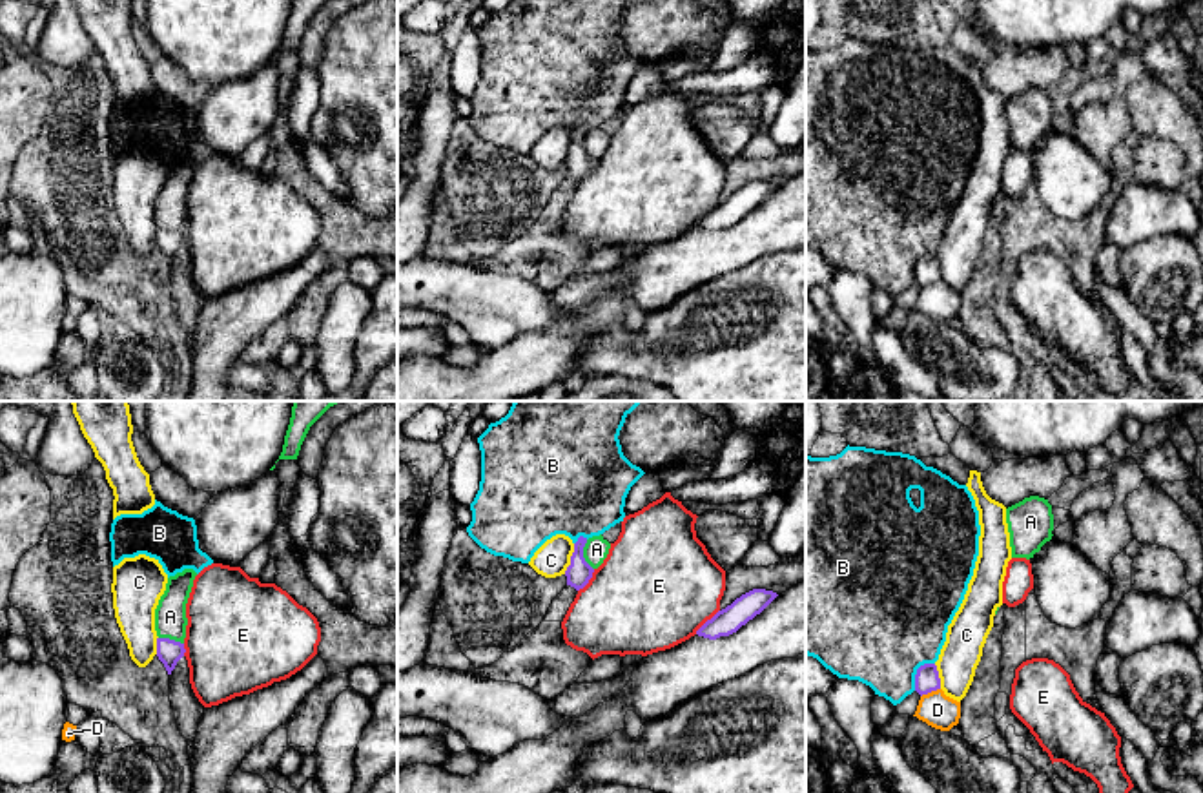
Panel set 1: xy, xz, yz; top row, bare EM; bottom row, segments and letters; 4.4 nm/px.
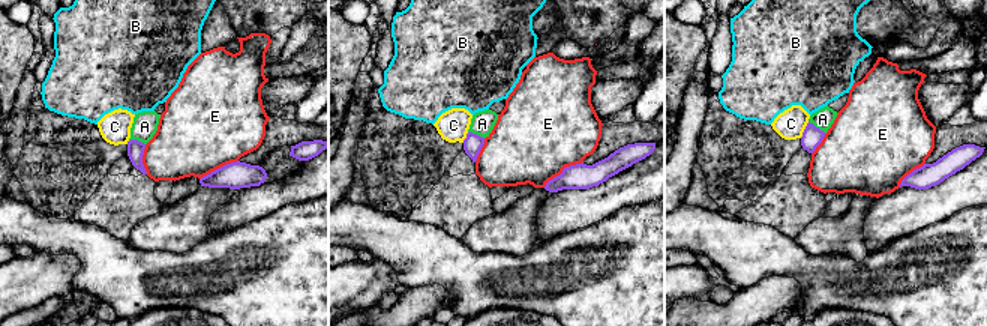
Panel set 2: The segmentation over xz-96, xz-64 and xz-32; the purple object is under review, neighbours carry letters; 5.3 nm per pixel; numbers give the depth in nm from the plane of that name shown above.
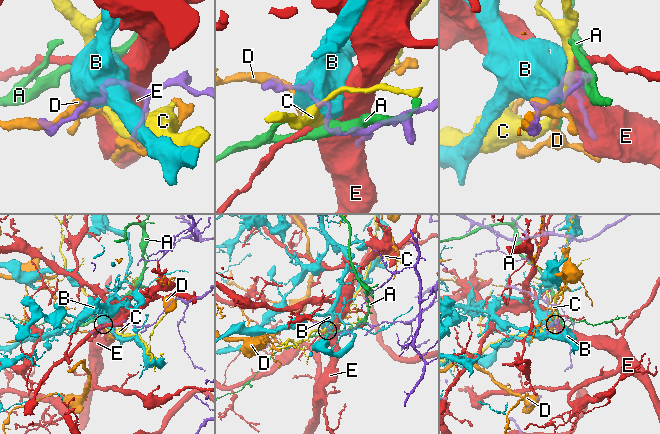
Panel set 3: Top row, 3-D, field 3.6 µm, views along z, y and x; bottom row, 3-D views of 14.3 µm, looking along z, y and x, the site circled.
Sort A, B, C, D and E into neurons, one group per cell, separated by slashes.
A / B / C / D / E

